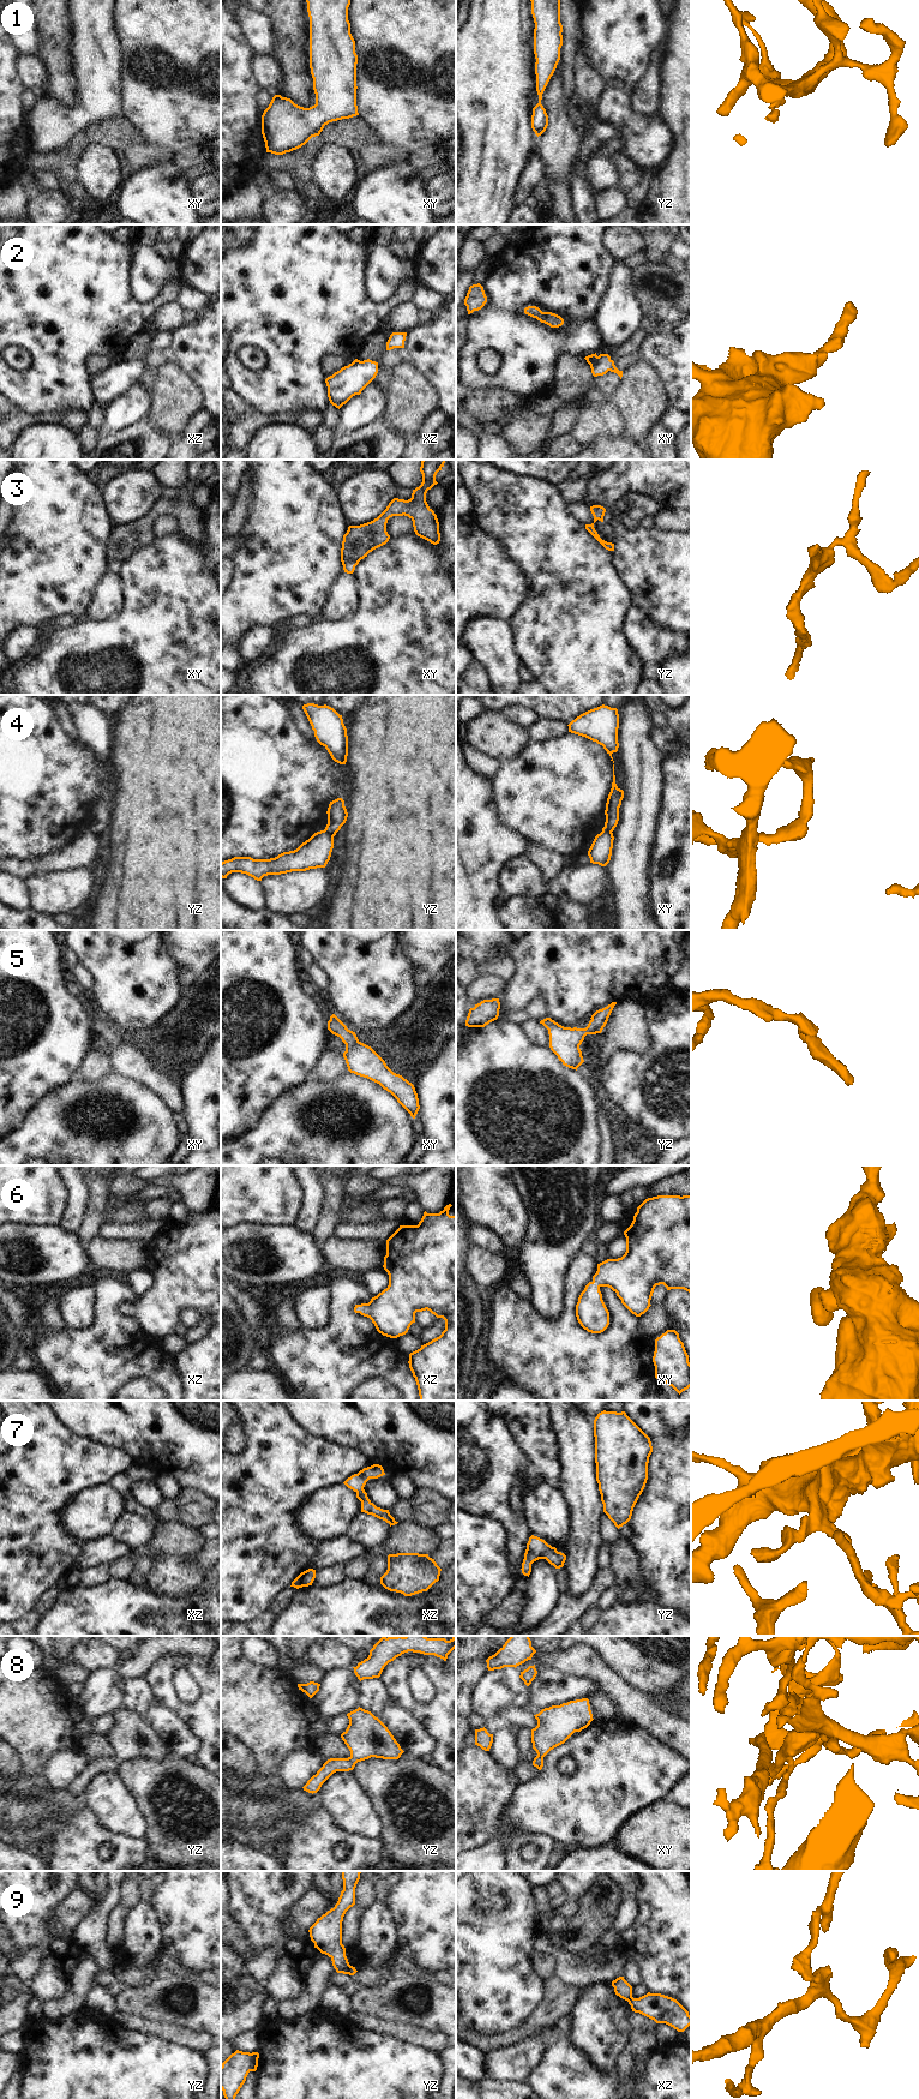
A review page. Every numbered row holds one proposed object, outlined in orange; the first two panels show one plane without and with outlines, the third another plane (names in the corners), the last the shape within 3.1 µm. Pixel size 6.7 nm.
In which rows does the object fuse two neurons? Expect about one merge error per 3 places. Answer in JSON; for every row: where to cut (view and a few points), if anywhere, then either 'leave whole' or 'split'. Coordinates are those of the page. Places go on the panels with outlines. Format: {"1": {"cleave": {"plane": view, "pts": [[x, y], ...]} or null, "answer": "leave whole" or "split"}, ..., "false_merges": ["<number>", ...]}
{"1": {"cleave": null, "answer": "leave whole"}, "2": {"cleave": null, "answer": "leave whole"}, "3": {"cleave": null, "answer": "leave whole"}, "4": {"cleave": {"plane": "yz", "pts": [[324, 829], [332, 838]]}, "answer": "split"}, "5": {"cleave": null, "answer": "leave whole"}, "6": {"cleave": null, "answer": "leave whole"}, "7": {"cleave": null, "answer": "leave whole"}, "8": {"cleave": null, "answer": "leave whole"}, "9": {"cleave": {"plane": "xz", "pts": [[632, 1997], [628, 2001]]}, "answer": "split"}, "false_merges": ["4", "9"]}

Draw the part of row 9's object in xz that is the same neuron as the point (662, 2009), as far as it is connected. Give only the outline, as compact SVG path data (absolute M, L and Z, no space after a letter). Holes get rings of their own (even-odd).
M648 1992L639 1998L632 1997L627 2002L632 2011L639 2013L656 2023L666 2023L678 2032L684 2032L691 2025L689 2011L672 1997Z

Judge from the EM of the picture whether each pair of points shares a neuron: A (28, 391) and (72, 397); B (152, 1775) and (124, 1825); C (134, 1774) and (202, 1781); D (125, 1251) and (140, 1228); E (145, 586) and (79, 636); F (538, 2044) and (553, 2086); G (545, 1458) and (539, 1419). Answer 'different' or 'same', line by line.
A: same
B: different
C: same
D: different
E: same
F: different
G: same

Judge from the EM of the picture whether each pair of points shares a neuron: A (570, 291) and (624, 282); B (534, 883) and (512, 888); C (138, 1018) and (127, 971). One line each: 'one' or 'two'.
A: two
B: one
C: one

